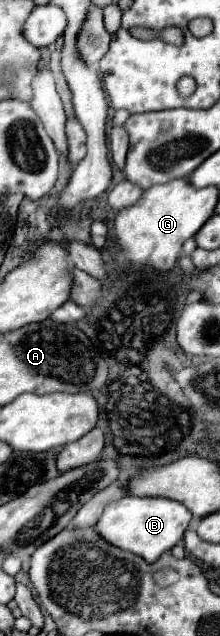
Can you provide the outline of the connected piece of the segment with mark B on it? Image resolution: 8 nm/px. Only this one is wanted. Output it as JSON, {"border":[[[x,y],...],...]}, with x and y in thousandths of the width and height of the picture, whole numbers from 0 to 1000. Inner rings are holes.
{"border":[[[595,778],[595,781],[559,781],[559,785],[486,794],[486,800],[468,803],[432,832],[505,857],[523,857],[559,866],[641,873],[668,885],[705,885],[750,866],[786,863],[814,854],[814,847],[832,844],[841,832],[868,822],[868,816],[877,816],[868,803],[786,785],[605,781]]]}

